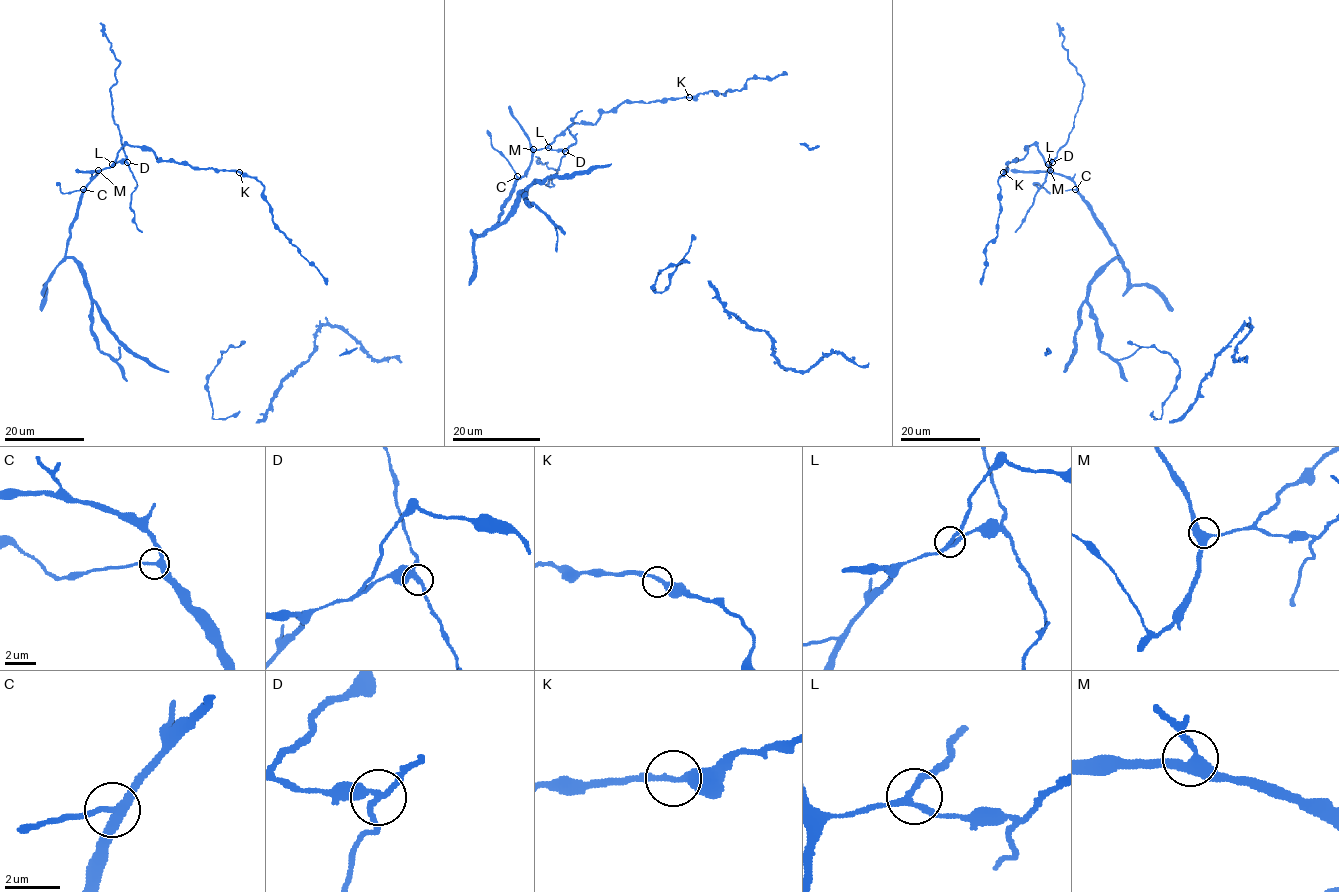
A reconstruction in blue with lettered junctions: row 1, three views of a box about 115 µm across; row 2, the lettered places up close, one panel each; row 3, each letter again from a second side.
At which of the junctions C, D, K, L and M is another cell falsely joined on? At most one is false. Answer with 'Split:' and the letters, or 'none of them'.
Split: D

